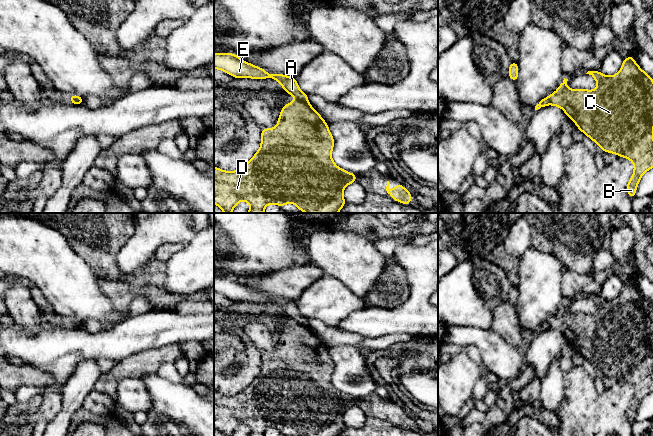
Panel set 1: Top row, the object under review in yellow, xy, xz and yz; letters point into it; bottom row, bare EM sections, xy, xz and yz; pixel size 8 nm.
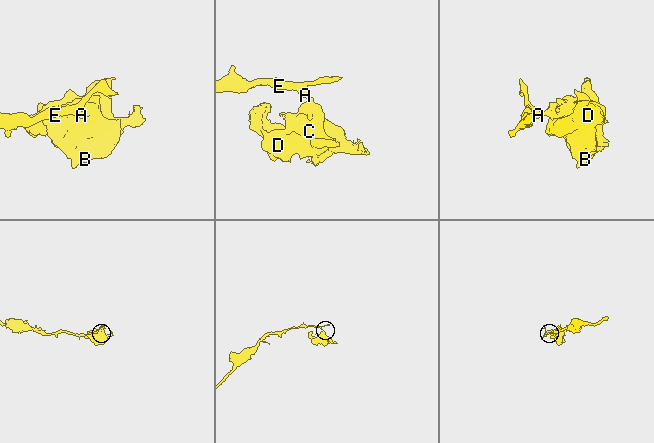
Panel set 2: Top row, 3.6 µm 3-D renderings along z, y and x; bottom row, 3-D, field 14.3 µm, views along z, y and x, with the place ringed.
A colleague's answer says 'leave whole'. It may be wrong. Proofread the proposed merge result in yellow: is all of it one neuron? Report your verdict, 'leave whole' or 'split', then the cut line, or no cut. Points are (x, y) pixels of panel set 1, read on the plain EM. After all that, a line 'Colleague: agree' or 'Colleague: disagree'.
split | xz (296, 322), (307, 326)
Colleague: disagree

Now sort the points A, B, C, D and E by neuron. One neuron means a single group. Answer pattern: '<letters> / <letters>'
A E / B C D

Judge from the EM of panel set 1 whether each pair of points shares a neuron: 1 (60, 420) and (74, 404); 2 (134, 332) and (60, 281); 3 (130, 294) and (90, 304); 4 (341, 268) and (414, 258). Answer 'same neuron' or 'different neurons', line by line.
1: same neuron
2: different neurons
3: different neurons
4: different neurons

